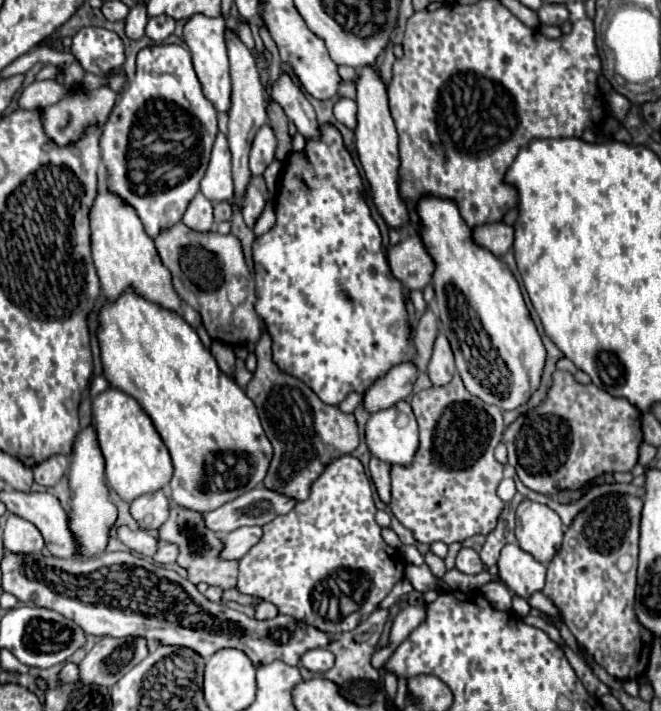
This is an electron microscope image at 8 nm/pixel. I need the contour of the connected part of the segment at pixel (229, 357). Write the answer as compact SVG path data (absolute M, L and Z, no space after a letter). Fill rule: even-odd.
M212 340L210 352L212 352L212 356L216 358L216 362L218 362L218 366L220 366L222 372L232 372L232 370L234 370L236 354L234 354L232 346L224 346L224 342L216 342L216 340Z

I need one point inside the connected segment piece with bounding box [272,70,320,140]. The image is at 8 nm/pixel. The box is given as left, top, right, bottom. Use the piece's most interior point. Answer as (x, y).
(285, 91)

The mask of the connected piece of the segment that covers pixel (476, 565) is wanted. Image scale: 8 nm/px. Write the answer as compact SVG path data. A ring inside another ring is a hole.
M462 548L456 556L456 568L464 574L478 574L484 570L484 564L474 548Z

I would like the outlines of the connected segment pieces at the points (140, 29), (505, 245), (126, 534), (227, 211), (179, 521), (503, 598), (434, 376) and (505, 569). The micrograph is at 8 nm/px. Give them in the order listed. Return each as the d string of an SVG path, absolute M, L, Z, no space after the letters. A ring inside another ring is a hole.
M136 4L128 18L126 18L126 34L132 40L138 40L144 36L144 26L148 22L148 14L146 14L146 4Z
M504 222L484 224L484 226L474 228L474 240L480 246L494 252L496 256L504 256L514 244L514 230L512 230L512 226L508 226Z
M127 526L116 527L118 539L132 552L138 555L153 557L158 549L158 541L147 532L131 531Z
M216 202L214 204L214 222L220 224L232 218L232 204L230 202Z
M172 506L170 518L160 528L160 538L164 542L174 542L180 546L180 554L178 554L176 562L188 570L190 582L206 582L210 586L220 586L224 590L234 588L236 578L238 578L238 562L236 560L228 562L228 560L218 558L218 554L222 550L222 542L218 540L218 536L212 530L208 530L202 524L204 524L204 520L202 520L200 512Z
M500 582L484 584L480 590L482 590L482 594L486 596L486 600L488 600L496 610L506 610L506 612L512 610L512 598L510 598L510 592L508 592L508 588L502 586Z
M438 334L436 344L434 344L434 354L432 360L428 364L428 376L432 380L434 386L444 386L452 380L456 366L454 366L454 356L452 356L452 348L446 340L444 334Z
M516 542L506 544L498 560L500 578L520 598L528 598L532 592L544 588L546 564L538 562L532 554L524 552Z

